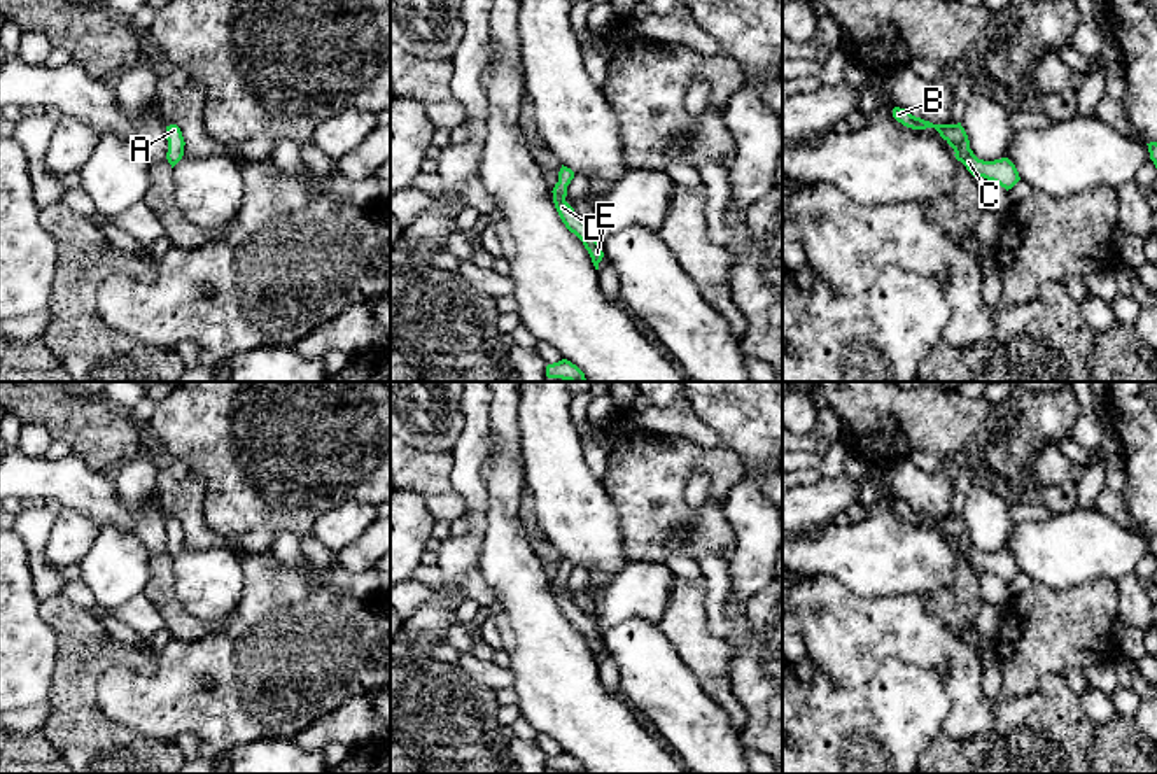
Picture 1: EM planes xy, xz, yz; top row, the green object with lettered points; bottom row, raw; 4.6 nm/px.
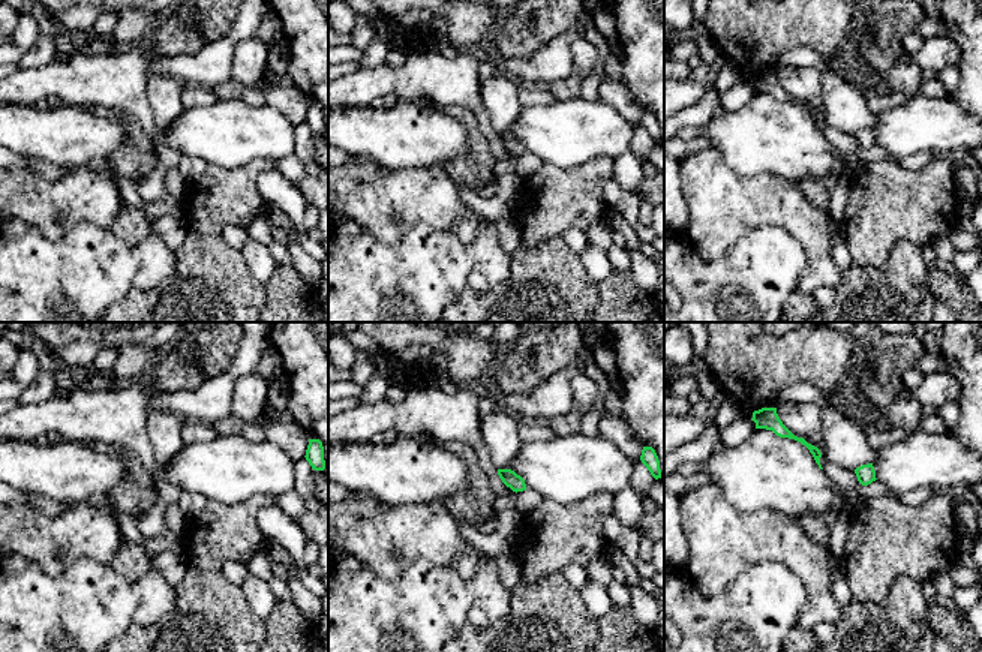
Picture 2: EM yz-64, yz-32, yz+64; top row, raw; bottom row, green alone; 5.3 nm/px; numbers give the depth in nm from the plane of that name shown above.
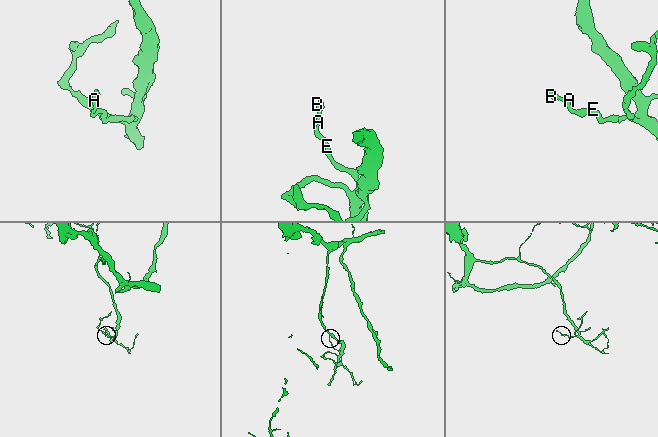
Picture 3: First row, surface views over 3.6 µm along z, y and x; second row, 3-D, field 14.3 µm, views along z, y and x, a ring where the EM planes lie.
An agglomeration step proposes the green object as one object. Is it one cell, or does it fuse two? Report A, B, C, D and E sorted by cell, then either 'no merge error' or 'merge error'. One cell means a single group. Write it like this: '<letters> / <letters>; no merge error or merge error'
A B C D E; no merge error

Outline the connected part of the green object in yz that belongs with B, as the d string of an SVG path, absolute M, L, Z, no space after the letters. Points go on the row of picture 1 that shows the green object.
M900 107L893 109L893 117L912 130L935 128L940 133L940 137L954 149L956 159L961 161L973 177L984 177L987 180L992 180L1006 191L1020 180L1015 165L1008 158L994 161L978 159L970 149L970 140L961 123L933 124L929 121L912 116L910 112Z

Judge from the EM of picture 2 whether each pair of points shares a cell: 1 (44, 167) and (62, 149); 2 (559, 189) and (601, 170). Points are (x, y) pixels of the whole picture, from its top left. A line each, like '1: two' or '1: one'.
1: two
2: one

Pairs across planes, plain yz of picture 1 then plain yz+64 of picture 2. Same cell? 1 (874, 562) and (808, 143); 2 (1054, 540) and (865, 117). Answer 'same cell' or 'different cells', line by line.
1: same cell
2: different cells

